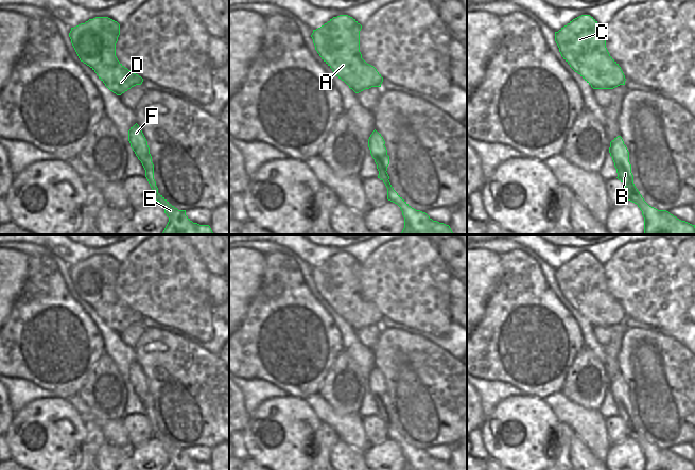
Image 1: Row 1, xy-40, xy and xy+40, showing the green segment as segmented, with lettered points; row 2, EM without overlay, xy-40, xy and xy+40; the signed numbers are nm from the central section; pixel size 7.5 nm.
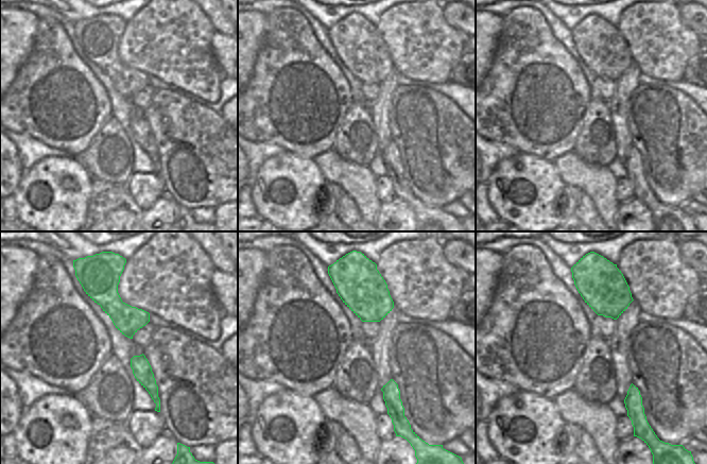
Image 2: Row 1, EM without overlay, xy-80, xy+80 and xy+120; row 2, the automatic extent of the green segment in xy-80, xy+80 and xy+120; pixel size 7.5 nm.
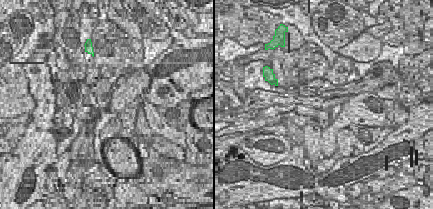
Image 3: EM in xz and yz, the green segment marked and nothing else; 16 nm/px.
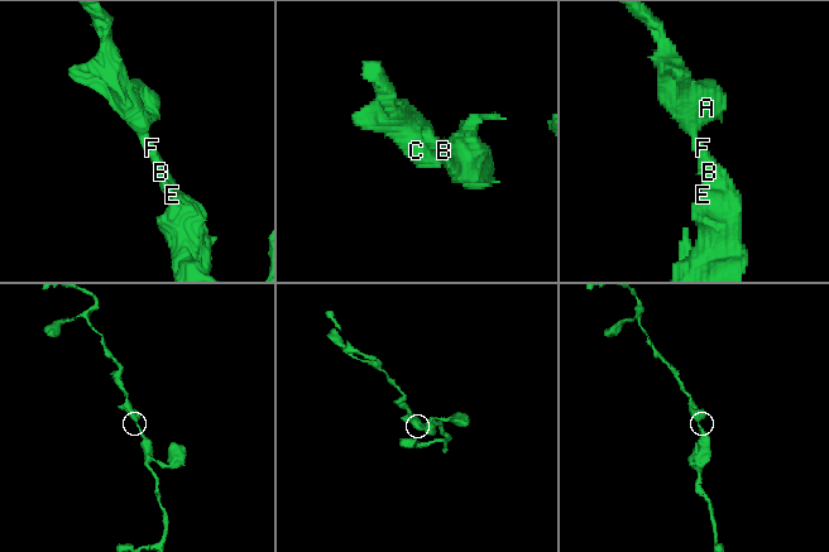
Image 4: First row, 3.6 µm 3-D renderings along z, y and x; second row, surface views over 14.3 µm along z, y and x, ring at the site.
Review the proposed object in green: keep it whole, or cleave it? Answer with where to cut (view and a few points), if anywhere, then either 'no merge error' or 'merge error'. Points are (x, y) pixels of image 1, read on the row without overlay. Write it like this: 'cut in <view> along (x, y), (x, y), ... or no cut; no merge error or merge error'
no cut; no merge error

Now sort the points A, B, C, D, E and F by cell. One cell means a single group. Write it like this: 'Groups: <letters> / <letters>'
Groups: A B C D E F

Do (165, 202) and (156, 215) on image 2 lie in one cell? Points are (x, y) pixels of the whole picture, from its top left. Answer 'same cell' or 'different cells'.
same cell

